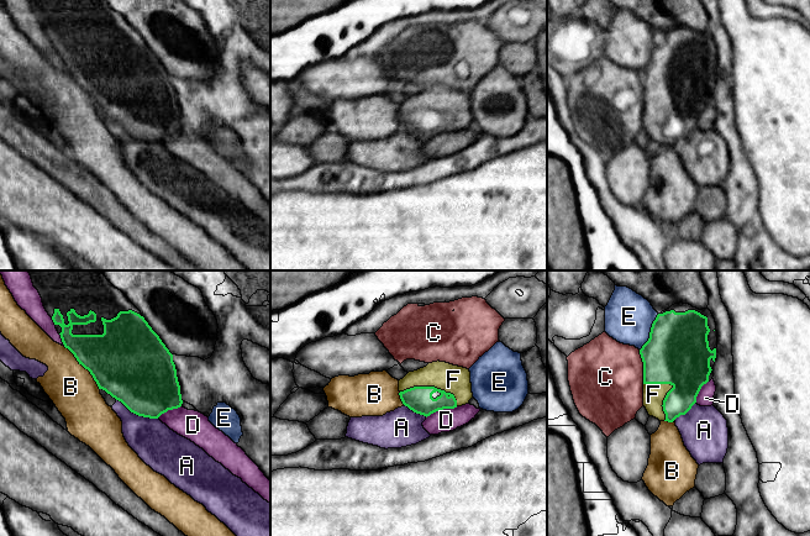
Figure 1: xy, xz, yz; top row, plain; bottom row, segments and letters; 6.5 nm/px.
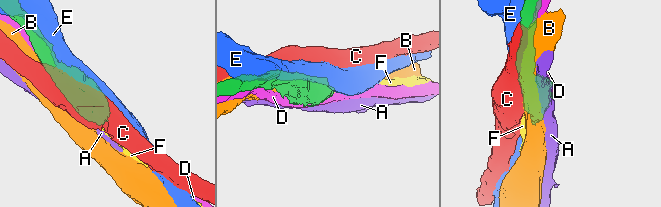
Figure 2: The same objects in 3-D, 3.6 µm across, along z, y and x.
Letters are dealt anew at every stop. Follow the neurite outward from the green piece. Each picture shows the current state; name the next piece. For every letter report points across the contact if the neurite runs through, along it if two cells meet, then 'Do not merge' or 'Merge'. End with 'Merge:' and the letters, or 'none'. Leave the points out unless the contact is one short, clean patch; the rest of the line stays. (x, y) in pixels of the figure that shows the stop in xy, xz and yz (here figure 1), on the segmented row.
A: Boundary: xy (116, 399), (138, 415), (157, 419). Do not merge
B: Do not merge
C: Do not merge
D: Do not merge
E: Do not merge
F: Merge
Merge: F

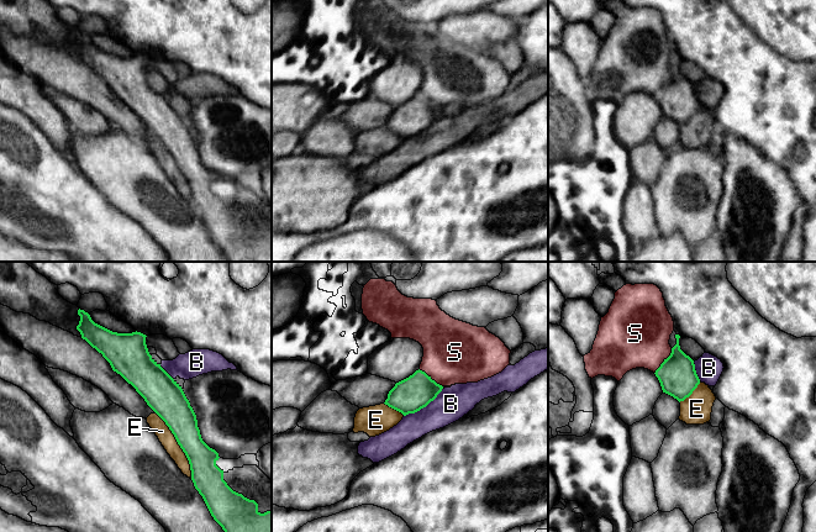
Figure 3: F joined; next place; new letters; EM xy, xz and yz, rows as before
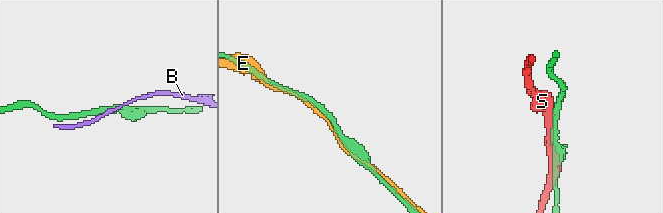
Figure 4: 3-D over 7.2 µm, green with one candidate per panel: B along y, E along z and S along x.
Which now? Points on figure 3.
B: Boundary: xz (442, 388), (425, 406), (404, 416). Do not merge
E: Do not merge
S: Do not merge
Merge: none

